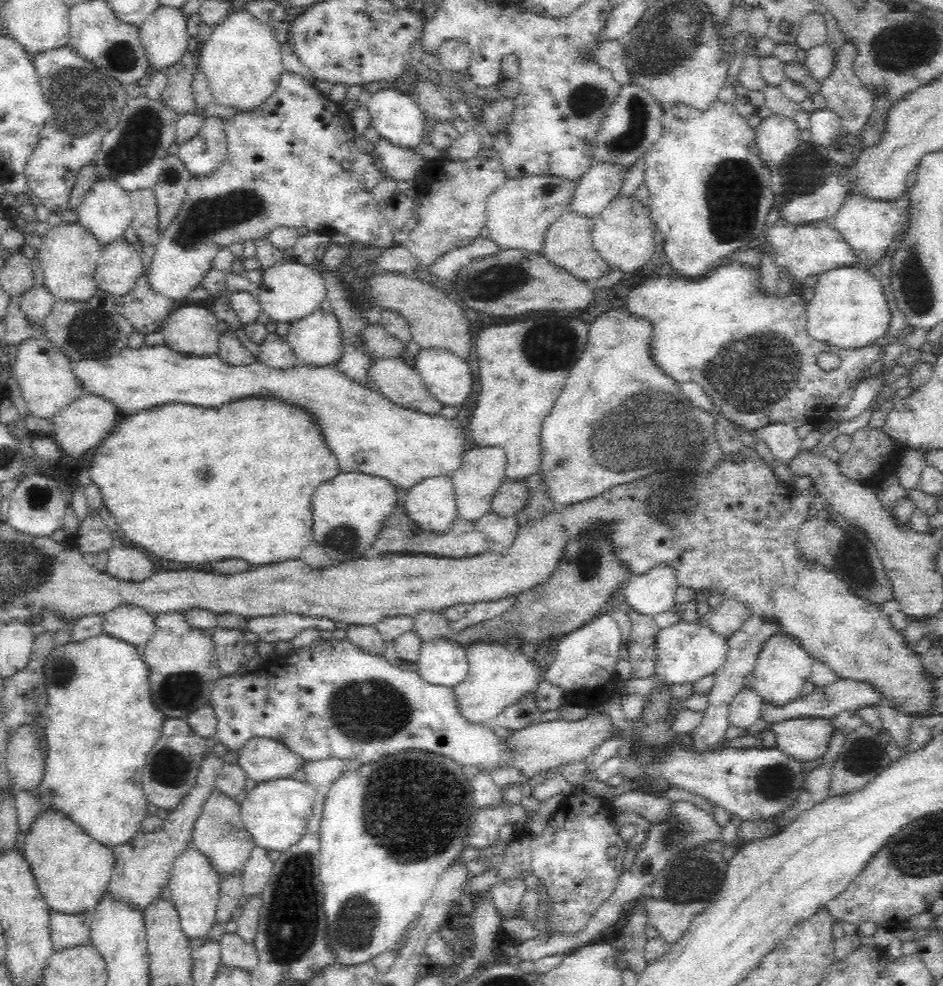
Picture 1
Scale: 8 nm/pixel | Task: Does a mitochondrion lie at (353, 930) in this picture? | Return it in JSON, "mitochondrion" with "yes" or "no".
{"mitochondrion":"yes"}

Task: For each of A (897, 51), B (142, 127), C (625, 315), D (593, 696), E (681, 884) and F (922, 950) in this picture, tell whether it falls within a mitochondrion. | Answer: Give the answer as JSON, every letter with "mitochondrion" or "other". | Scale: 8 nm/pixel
{"A":"mitochondrion","B":"mitochondrion","C":"other","D":"other","E":"mitochondrion","F":"other"}

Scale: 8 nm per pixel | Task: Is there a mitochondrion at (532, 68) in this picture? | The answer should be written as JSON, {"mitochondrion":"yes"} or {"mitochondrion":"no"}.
{"mitochondrion":"no"}

